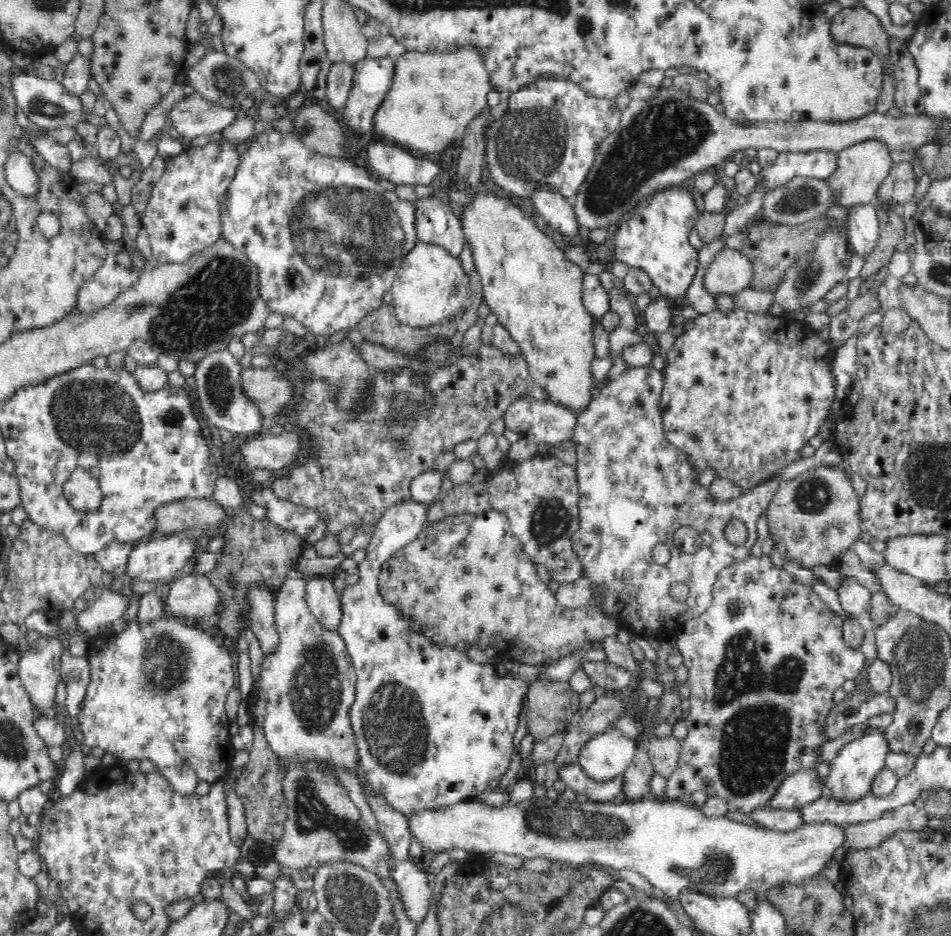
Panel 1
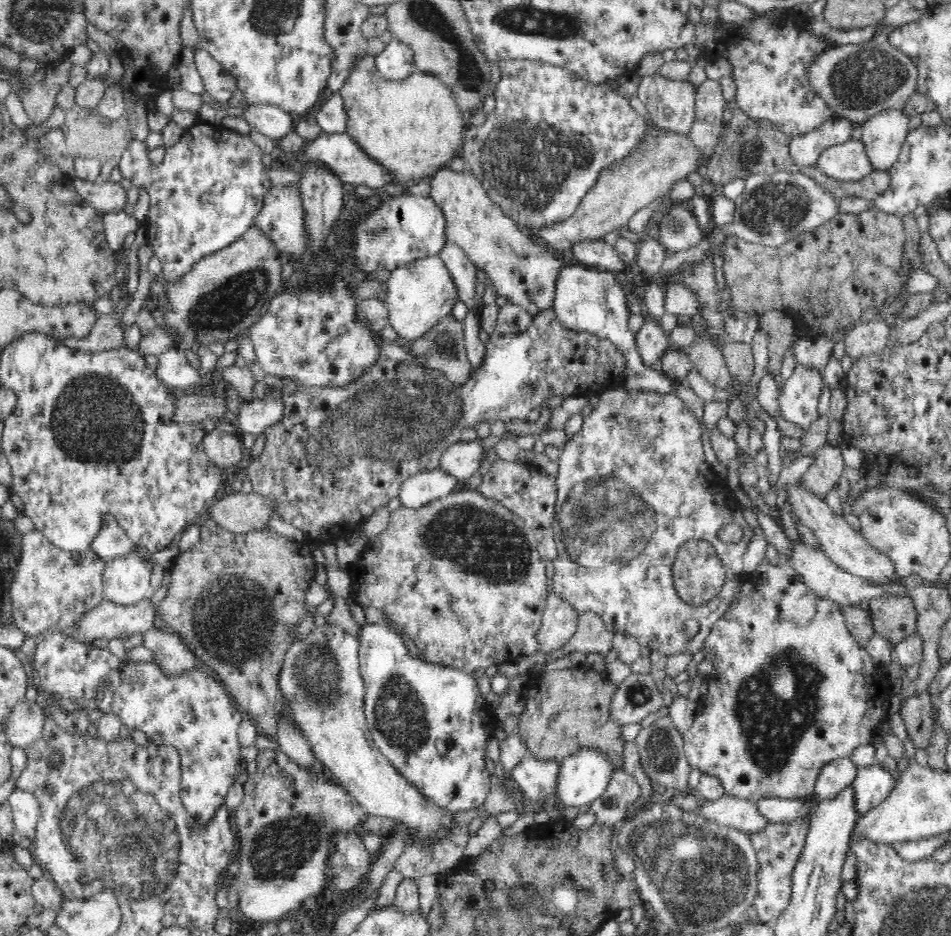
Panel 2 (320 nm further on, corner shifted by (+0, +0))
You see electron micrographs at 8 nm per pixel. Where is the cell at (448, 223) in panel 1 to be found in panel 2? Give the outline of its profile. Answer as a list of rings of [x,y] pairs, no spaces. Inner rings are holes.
[[[446,240],[438,255],[445,262],[454,283],[456,283],[456,288],[460,293],[460,300],[470,310],[480,312],[480,305],[474,298],[476,294],[475,286],[478,282],[476,278],[477,268],[470,260],[470,257],[464,252],[464,249],[460,248],[460,245],[450,240]]]

